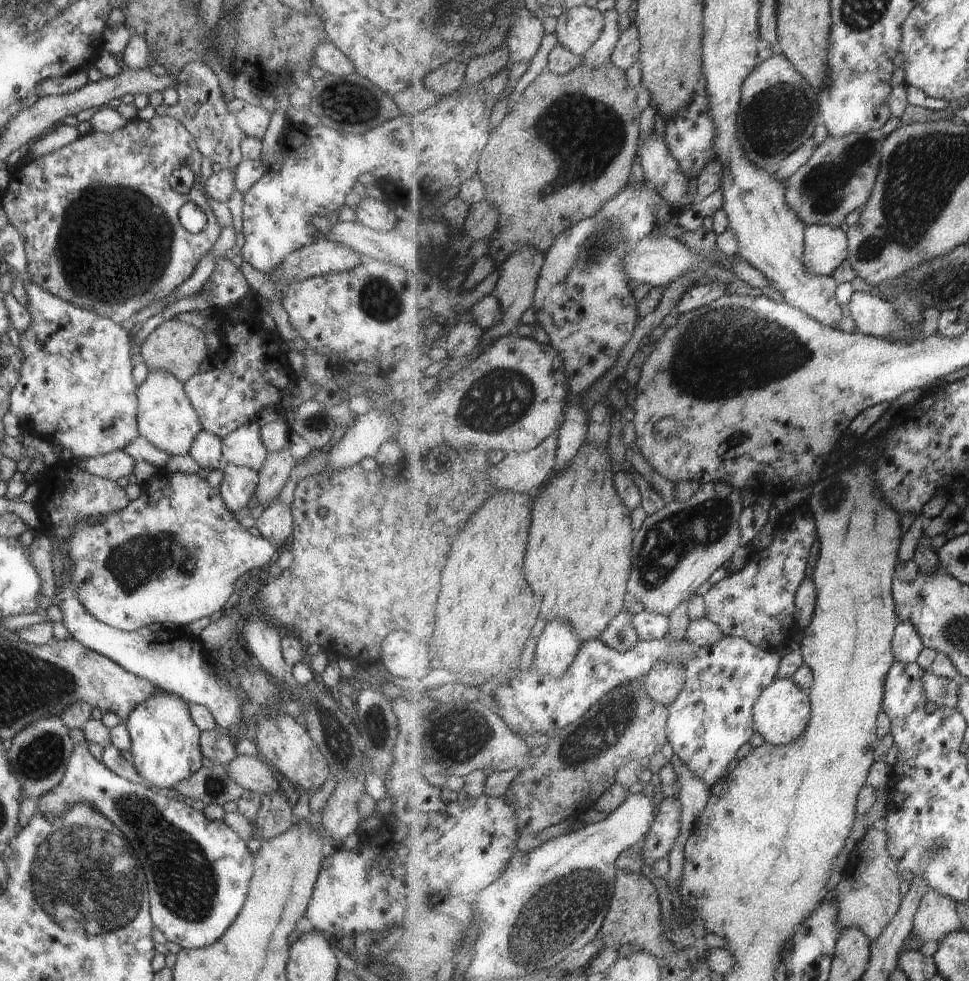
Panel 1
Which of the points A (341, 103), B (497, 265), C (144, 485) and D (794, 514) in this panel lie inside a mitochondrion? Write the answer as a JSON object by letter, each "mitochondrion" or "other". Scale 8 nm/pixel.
{"A":"mitochondrion","B":"other","C":"other","D":"other"}

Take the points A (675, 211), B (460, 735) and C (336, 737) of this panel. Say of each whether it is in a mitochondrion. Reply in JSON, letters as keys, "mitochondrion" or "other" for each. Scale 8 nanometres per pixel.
{"A":"other","B":"mitochondrion","C":"mitochondrion"}

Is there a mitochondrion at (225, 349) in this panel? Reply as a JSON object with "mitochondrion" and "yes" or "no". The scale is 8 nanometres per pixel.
{"mitochondrion":"no"}

